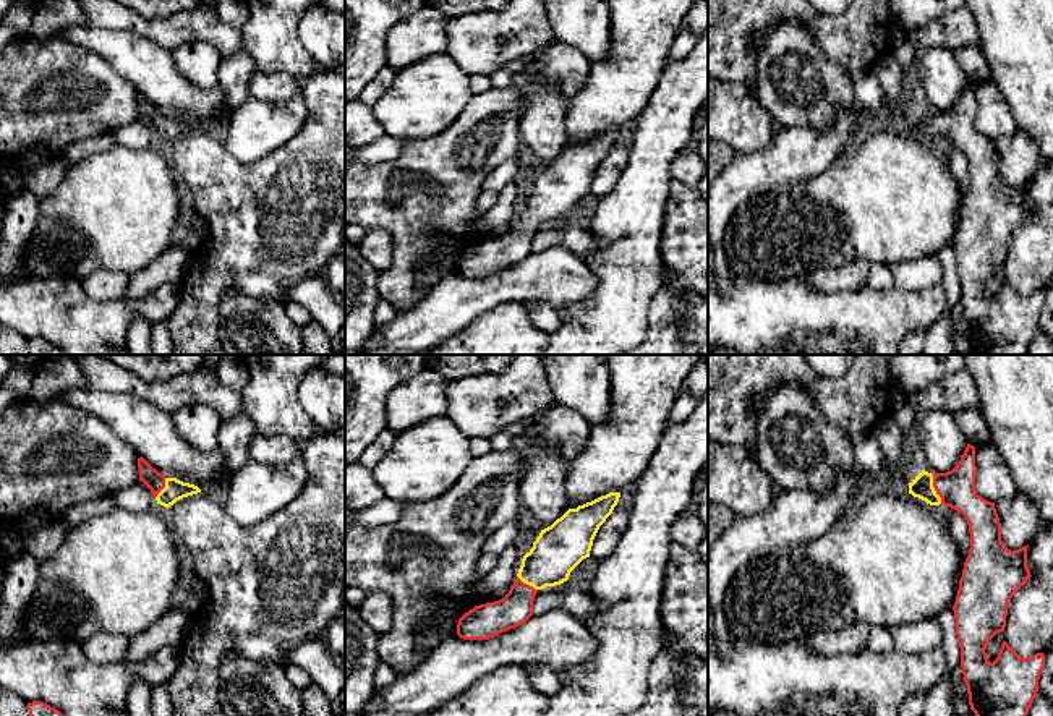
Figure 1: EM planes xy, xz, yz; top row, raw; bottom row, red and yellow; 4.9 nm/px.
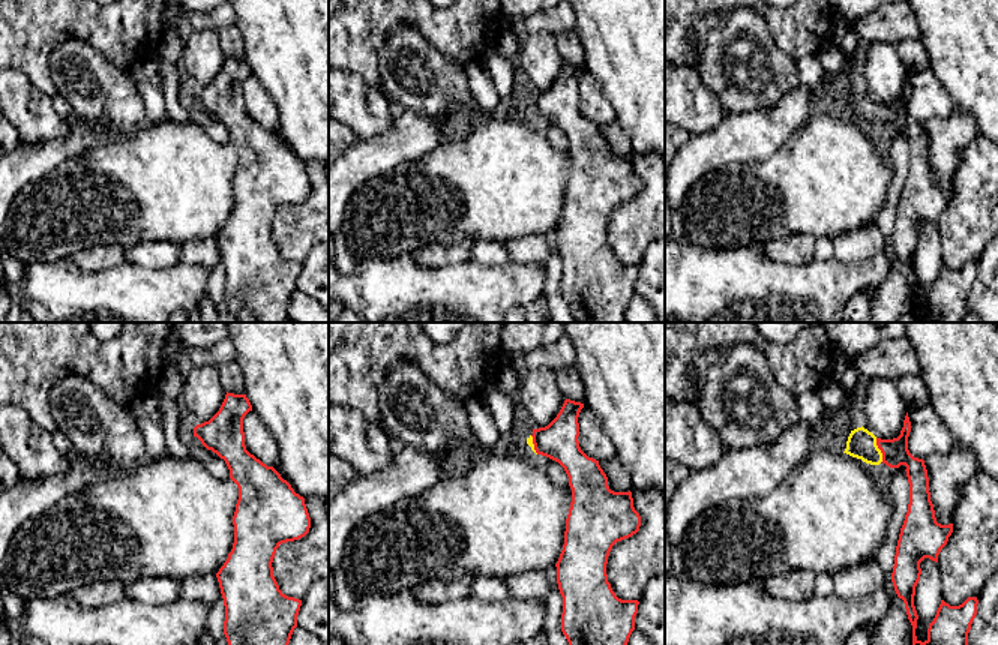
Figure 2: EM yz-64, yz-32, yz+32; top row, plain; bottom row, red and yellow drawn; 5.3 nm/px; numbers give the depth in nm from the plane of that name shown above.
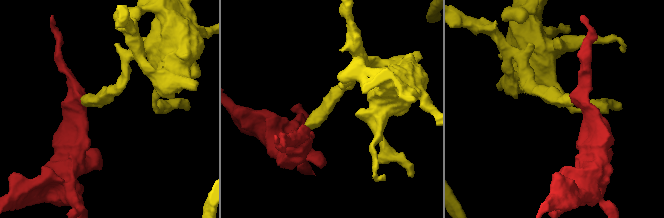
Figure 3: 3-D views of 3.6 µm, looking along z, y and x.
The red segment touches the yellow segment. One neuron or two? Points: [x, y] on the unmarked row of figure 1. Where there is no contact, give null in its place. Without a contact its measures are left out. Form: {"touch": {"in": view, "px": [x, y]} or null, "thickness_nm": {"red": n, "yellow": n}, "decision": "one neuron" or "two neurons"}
{"touch": {"in": "yz", "px": [935, 127]}, "thickness_nm": {"red": 190, "yellow": 110}, "decision": "one neuron"}

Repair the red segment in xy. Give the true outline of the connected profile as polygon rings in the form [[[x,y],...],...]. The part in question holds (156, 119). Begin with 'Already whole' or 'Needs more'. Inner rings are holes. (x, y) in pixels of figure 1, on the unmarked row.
Needs more. [[[143,94],[138,96],[139,118],[143,118],[164,144],[173,143],[177,138],[198,131],[201,126],[194,121],[183,120],[177,115],[165,115],[152,105]]]

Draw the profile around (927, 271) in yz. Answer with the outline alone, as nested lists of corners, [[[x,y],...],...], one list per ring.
[[[938,254],[922,256],[914,261],[896,262],[891,267],[897,288],[923,290],[941,285],[944,267]]]

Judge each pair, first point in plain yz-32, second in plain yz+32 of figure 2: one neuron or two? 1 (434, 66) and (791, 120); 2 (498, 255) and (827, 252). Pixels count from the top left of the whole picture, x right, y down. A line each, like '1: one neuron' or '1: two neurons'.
1: two neurons
2: one neuron

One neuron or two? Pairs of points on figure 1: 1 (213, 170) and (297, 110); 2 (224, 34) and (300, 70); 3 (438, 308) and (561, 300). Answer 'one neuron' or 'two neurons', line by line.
1: two neurons
2: two neurons
3: one neuron

